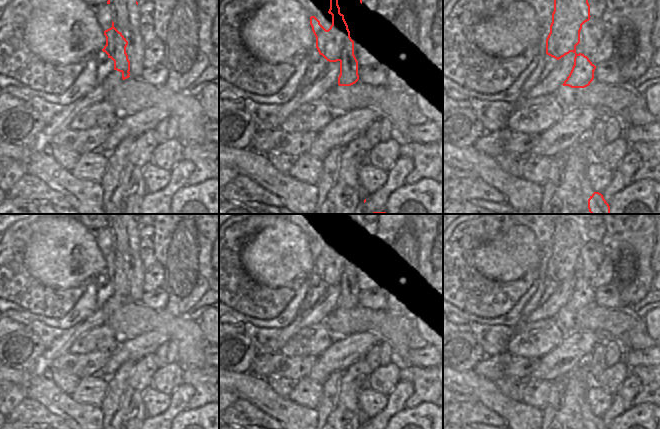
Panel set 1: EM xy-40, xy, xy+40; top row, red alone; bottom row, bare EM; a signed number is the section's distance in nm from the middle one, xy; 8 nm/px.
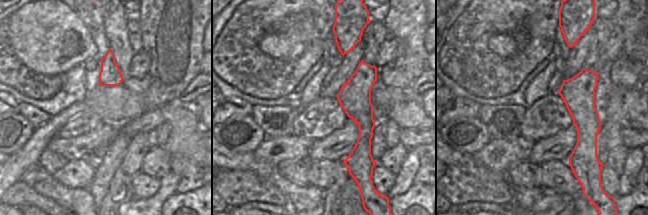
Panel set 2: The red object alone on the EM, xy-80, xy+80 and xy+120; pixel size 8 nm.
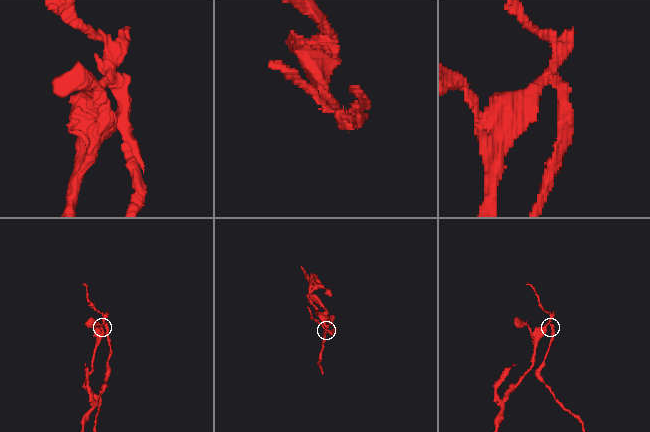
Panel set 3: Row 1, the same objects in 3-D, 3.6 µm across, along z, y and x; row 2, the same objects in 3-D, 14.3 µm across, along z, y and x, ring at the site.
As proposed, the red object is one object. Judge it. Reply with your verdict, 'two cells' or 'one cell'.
two cells

